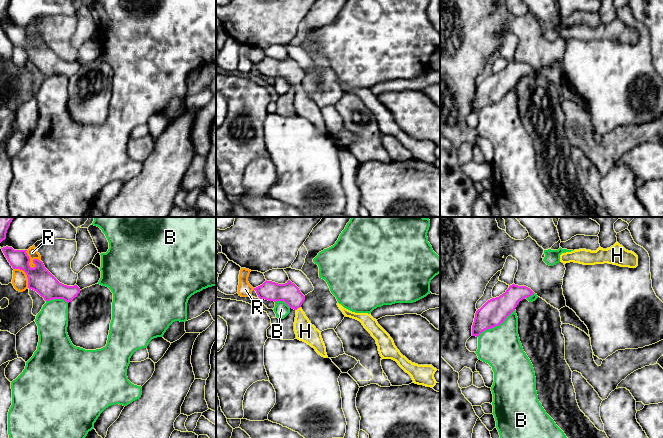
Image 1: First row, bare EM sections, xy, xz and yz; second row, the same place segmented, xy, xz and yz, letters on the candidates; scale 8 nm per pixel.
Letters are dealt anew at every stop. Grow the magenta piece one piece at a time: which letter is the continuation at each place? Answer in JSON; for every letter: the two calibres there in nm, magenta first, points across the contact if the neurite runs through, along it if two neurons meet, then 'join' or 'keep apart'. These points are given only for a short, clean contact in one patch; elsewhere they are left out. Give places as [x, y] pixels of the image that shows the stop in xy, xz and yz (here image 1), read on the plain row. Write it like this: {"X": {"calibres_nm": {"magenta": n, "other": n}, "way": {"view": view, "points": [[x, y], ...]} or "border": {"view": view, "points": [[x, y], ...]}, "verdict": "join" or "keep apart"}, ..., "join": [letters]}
{"B": {"calibres_nm": {"magenta": 200, "other": 320}, "verdict": "keep apart"}, "H": {"calibres_nm": {"magenta": 160, "other": 160}, "way": {"view": "xz", "points": [[289, 69], [298, 83], [302, 103], [305, 107]]}, "verdict": "join"}, "R": {"calibres_nm": {"magenta": 190, "other": 90}, "verdict": "keep apart"}, "join": ["H"]}

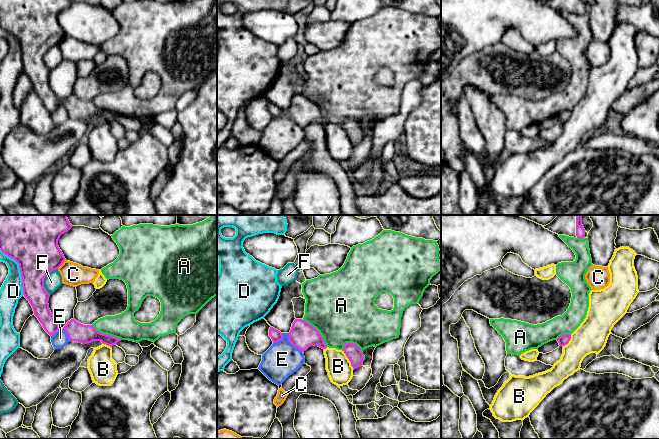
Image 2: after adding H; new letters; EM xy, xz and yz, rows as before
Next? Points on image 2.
{"A": {"calibres_nm": {"magenta": 220, "other": 500}, "verdict": "keep apart"}, "B": {"calibres_nm": {"magenta": 120, "other": 200}, "verdict": "keep apart"}, "C": {"calibres_nm": {"magenta": 380, "other": 180}, "verdict": "keep apart"}, "D": {"calibres_nm": {"magenta": 380, "other": 180}, "verdict": "keep apart"}, "E": {"calibres_nm": {"magenta": 220, "other": 280}, "border": {"view": "xz", "points": [[288, 109], [288, 116], [302, 128]]}, "verdict": "keep apart"}, "F": {"calibres_nm": {"magenta": 360, "other": 140}, "verdict": "keep apart"}, "join": []}

